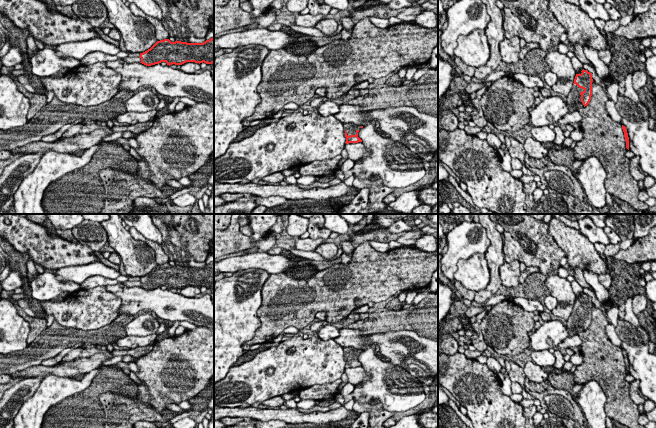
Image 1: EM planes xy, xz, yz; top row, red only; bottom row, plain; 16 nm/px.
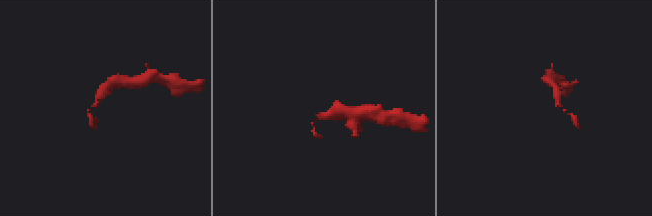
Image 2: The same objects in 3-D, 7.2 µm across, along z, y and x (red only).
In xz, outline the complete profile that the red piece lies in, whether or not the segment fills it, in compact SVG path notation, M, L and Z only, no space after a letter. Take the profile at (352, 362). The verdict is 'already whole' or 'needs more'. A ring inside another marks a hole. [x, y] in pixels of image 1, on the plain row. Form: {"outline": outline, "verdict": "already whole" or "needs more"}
{"outline": "M343 348L345 353L346 368L349 367L358 367L362 364L358 361L358 356L361 353L360 349L354 348Z", "verdict": "needs more"}

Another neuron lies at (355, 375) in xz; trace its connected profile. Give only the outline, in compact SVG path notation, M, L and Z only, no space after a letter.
M362 366L345 368L344 371L348 378L348 383L356 386L362 382L365 372Z

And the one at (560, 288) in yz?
M558 274L548 275L545 280L549 294L558 301L557 306L552 310L554 316L567 321L573 311L576 295L571 287L571 282L561 278Z

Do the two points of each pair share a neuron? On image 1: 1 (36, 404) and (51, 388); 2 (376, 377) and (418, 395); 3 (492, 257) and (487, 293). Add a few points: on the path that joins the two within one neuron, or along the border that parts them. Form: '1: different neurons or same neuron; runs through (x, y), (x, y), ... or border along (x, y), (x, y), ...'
1: same neuron; runs through (40, 400), (48, 392)
2: same neuron; runs through (386, 388), (392, 394), (407, 395)
3: same neuron; runs through (494, 266), (494, 284)

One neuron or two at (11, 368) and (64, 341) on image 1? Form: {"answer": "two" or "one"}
{"answer": "one"}

